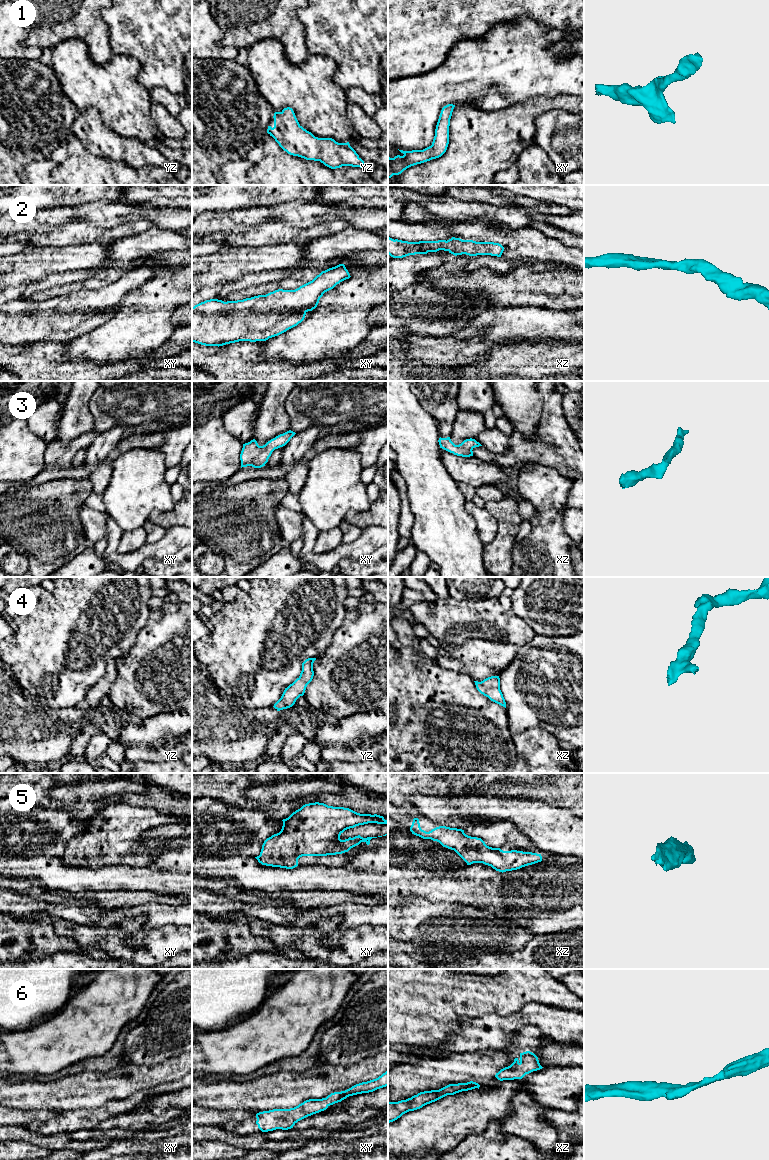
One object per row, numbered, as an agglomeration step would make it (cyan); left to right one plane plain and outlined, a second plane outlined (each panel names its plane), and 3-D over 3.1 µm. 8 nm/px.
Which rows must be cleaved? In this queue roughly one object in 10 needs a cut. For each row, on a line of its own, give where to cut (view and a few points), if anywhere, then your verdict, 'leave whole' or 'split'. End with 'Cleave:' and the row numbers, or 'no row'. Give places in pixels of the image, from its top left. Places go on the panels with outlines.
1: cut none; leave whole
2: cut none; leave whole
3: cut none; leave whole
4: cut none; leave whole
5: cut none; leave whole
6: cut none; leave whole
Cleave: no row

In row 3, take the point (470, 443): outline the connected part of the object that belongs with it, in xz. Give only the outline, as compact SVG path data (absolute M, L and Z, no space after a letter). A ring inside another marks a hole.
M450 437L447 438L439 438L438 440L440 448L453 453L454 455L457 456L462 456L462 457L470 457L473 456L473 449L475 447L482 446L479 442L477 442L475 439L466 439L464 440L461 444L455 445Z

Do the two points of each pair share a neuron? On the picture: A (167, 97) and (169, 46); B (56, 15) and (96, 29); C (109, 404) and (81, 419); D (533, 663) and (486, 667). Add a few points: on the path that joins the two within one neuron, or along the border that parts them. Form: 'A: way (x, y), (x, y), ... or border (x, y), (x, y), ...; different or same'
A: border (148, 89), (165, 88), (172, 93), (181, 94); different
B: way (66, 15), (77, 15), (86, 23); same
C: border (96, 391), (89, 401), (93, 429); different
D: border (524, 645), (499, 676); different

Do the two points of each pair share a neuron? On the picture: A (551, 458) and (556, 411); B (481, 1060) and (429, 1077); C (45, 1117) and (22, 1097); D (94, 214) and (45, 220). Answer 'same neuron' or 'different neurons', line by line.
A: same neuron
B: same neuron
C: different neurons
D: same neuron

